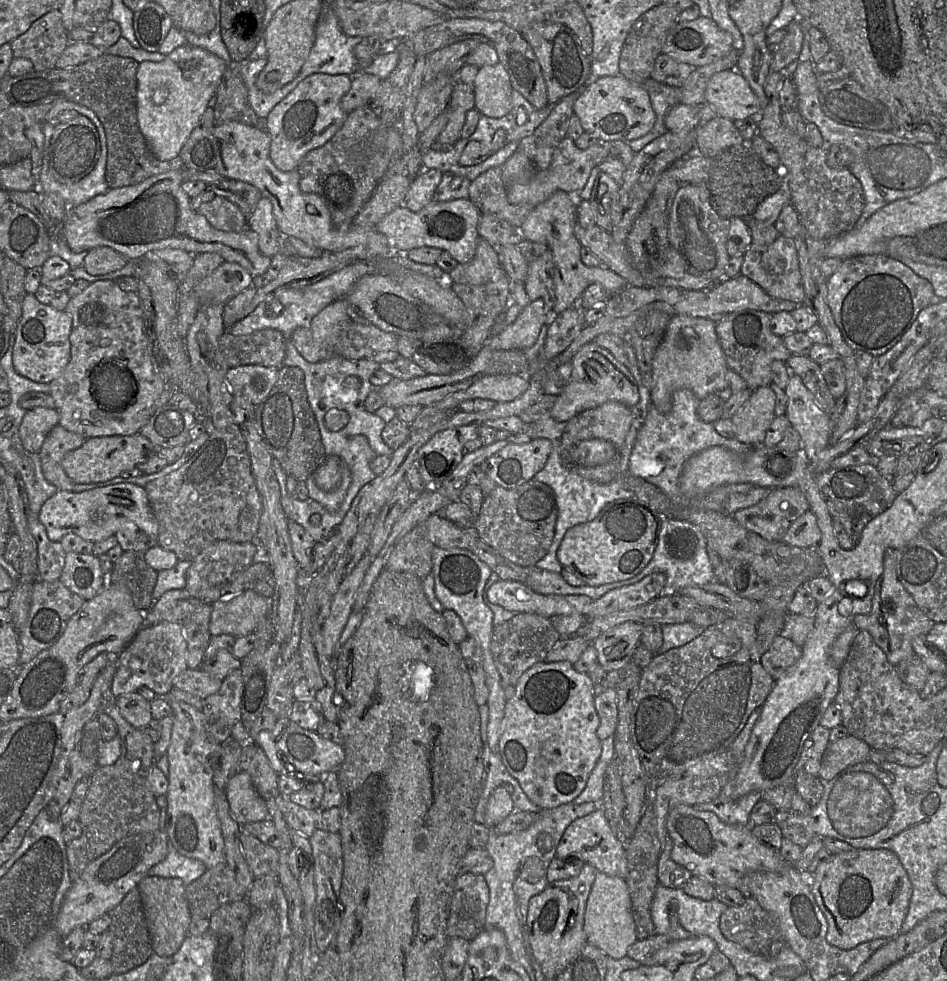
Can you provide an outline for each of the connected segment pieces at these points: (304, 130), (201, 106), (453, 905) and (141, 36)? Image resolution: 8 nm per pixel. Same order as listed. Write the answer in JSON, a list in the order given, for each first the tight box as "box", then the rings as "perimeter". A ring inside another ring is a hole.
[{"box":[266,73,352,171],"perimeter":[[[314,73],[302,80],[266,117],[266,131],[271,137],[270,158],[281,171],[297,169],[302,158],[310,151],[328,142],[342,127],[347,113],[341,108],[340,101],[351,87],[352,77],[346,74],[330,75]]]},{"box":[136,44,228,161],"perimeter":[[[189,44],[174,49],[162,61],[139,63],[136,73],[138,124],[151,152],[157,159],[165,161],[179,156],[185,142],[207,109],[209,100],[216,94],[217,86],[227,67],[228,63],[222,58]]]},{"box":[446,873,489,940],"perimeter":[[[464,873],[456,877],[446,924],[446,934],[473,940],[485,929],[489,887],[484,875]]]},{"box":[133,1,173,52],"perimeter":[[[147,1],[133,14],[133,30],[140,47],[149,52],[159,52],[173,22],[164,8]]]}]

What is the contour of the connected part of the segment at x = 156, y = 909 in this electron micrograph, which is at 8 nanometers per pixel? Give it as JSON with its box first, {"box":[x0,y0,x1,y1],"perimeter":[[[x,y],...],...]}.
{"box":[138,876,191,956],"perimeter":[[[145,876],[138,883],[145,919],[153,952],[159,956],[172,956],[188,934],[191,913],[185,898],[185,885],[179,878]]]}

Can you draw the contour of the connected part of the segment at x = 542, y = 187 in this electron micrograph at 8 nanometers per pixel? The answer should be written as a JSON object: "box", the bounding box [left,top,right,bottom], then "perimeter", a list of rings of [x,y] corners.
{"box":[501,135,609,206],"perimeter":[[[567,135],[555,149],[551,164],[545,170],[537,169],[525,153],[516,150],[501,166],[501,177],[507,198],[514,205],[536,206],[558,190],[568,193],[580,190],[586,184],[591,170],[606,158],[609,150],[603,149],[599,143],[580,149]]]}

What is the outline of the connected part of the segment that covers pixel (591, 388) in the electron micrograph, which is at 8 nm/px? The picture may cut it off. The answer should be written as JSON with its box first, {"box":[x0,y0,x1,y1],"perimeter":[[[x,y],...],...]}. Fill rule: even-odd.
{"box":[550,342,639,422],"perimeter":[[[591,342],[585,344],[572,358],[572,374],[569,383],[558,396],[550,415],[557,422],[568,422],[581,412],[596,408],[609,401],[632,407],[639,402],[639,385],[630,370],[608,350]]]}

